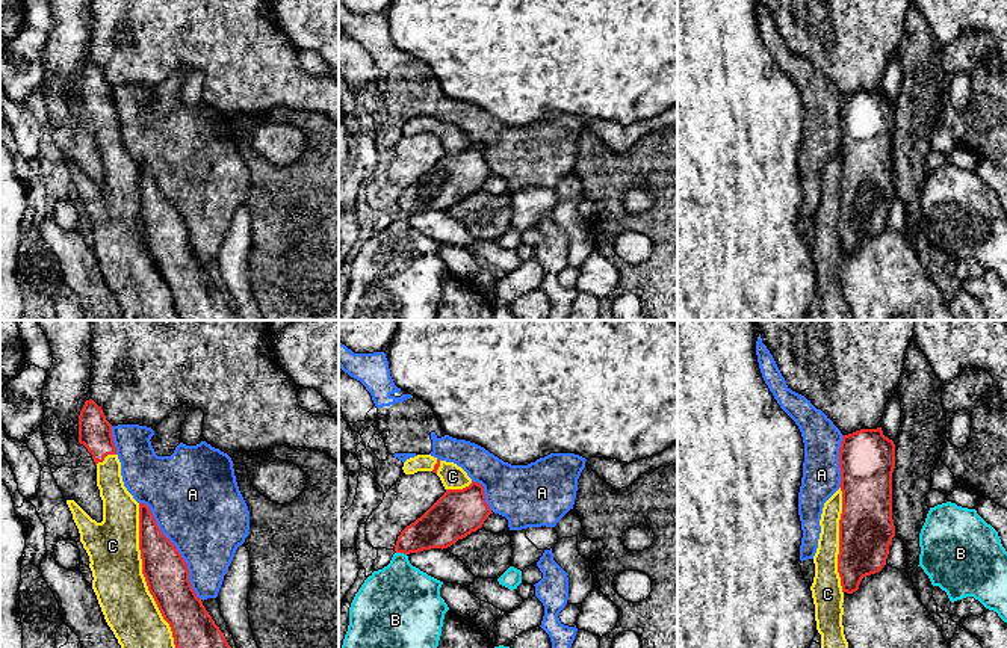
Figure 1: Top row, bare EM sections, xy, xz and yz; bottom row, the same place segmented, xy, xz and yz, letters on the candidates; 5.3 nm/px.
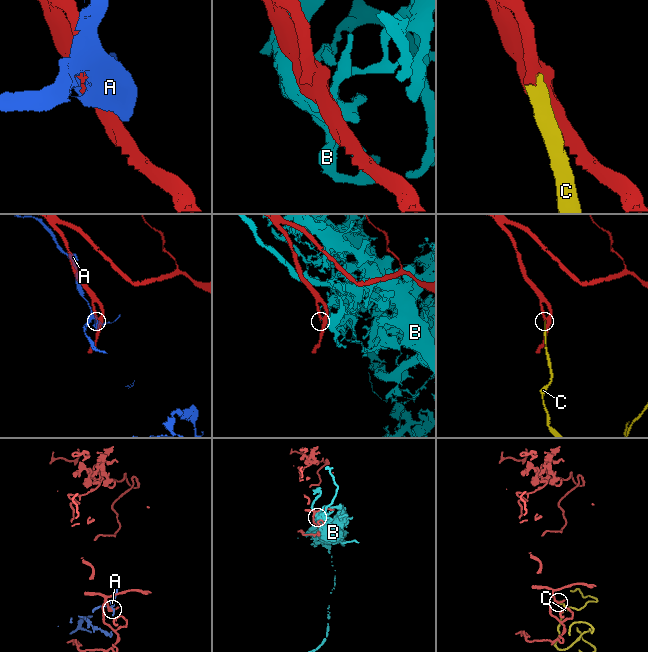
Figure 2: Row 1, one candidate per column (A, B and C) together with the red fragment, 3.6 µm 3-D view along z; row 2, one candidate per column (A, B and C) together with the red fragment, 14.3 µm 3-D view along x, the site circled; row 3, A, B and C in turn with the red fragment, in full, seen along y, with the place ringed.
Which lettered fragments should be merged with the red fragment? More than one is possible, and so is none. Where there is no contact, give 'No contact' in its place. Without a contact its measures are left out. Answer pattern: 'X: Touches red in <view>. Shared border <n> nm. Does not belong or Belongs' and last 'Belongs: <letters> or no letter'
A: Touches red in xy. Shared border 600 nm. Does not belong
B: Touches red in xz. Shared border 60 nm. Does not belong
C: Touches red in xy. Shared border 800 nm. Belongs
Belongs: C

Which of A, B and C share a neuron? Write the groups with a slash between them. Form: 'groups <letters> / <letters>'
groups A / B / C

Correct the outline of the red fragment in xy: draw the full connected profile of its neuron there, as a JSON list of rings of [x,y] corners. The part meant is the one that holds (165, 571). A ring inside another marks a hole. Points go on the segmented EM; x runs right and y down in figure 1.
[[[92,399],[79,415],[79,443],[97,465],[103,521],[92,520],[74,500],[67,505],[89,556],[92,589],[121,648],[231,648],[192,589],[187,563],[162,533],[150,508],[138,503],[124,486],[112,424]]]

